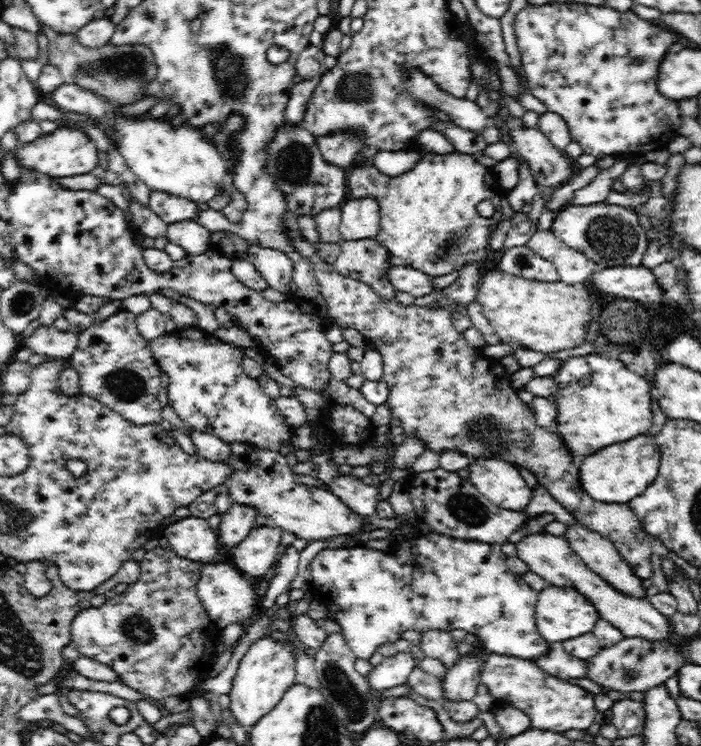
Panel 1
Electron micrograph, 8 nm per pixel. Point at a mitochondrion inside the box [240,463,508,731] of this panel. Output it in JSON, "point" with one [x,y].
{"point":[341,689]}

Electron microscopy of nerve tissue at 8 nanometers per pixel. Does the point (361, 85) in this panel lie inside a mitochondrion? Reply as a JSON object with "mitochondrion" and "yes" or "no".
{"mitochondrion":"yes"}

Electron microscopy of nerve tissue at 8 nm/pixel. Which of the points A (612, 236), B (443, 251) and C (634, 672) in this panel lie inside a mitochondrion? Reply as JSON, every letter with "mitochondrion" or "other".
{"A":"mitochondrion","B":"mitochondrion","C":"mitochondrion"}

